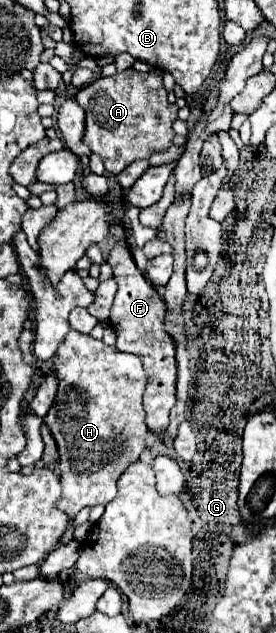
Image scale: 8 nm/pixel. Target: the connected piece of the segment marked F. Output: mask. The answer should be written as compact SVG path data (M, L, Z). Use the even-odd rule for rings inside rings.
M117 242L107 258L107 264L113 268L113 278L119 284L115 294L115 302L111 308L109 322L117 334L117 350L137 354L147 372L147 388L143 394L145 406L145 422L149 430L159 432L159 428L167 428L170 422L171 400L175 396L175 382L177 382L177 358L175 358L175 340L165 332L165 316L167 304L155 290L155 286L141 274L135 266L131 250Z

